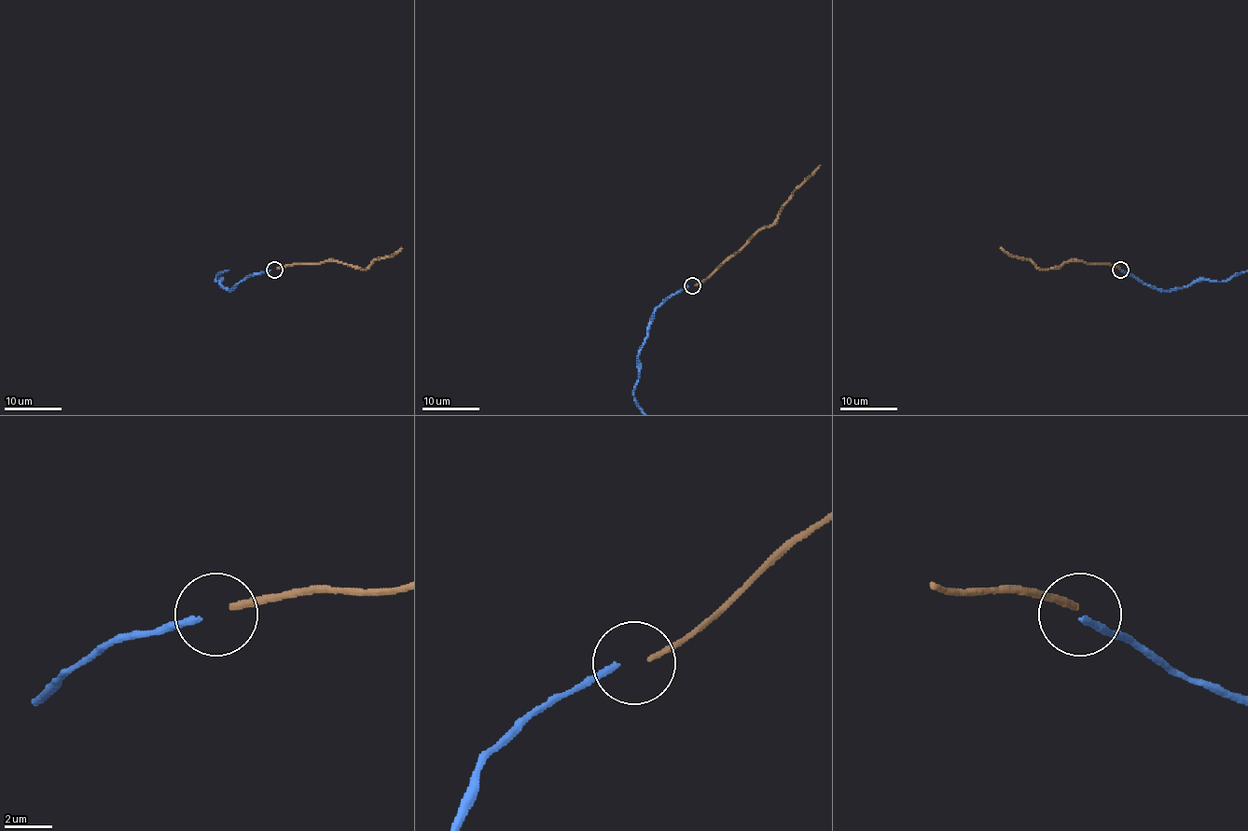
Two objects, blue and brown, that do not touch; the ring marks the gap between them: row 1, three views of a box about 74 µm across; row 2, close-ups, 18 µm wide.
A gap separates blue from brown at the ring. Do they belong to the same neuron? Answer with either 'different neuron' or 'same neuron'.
different neuron

